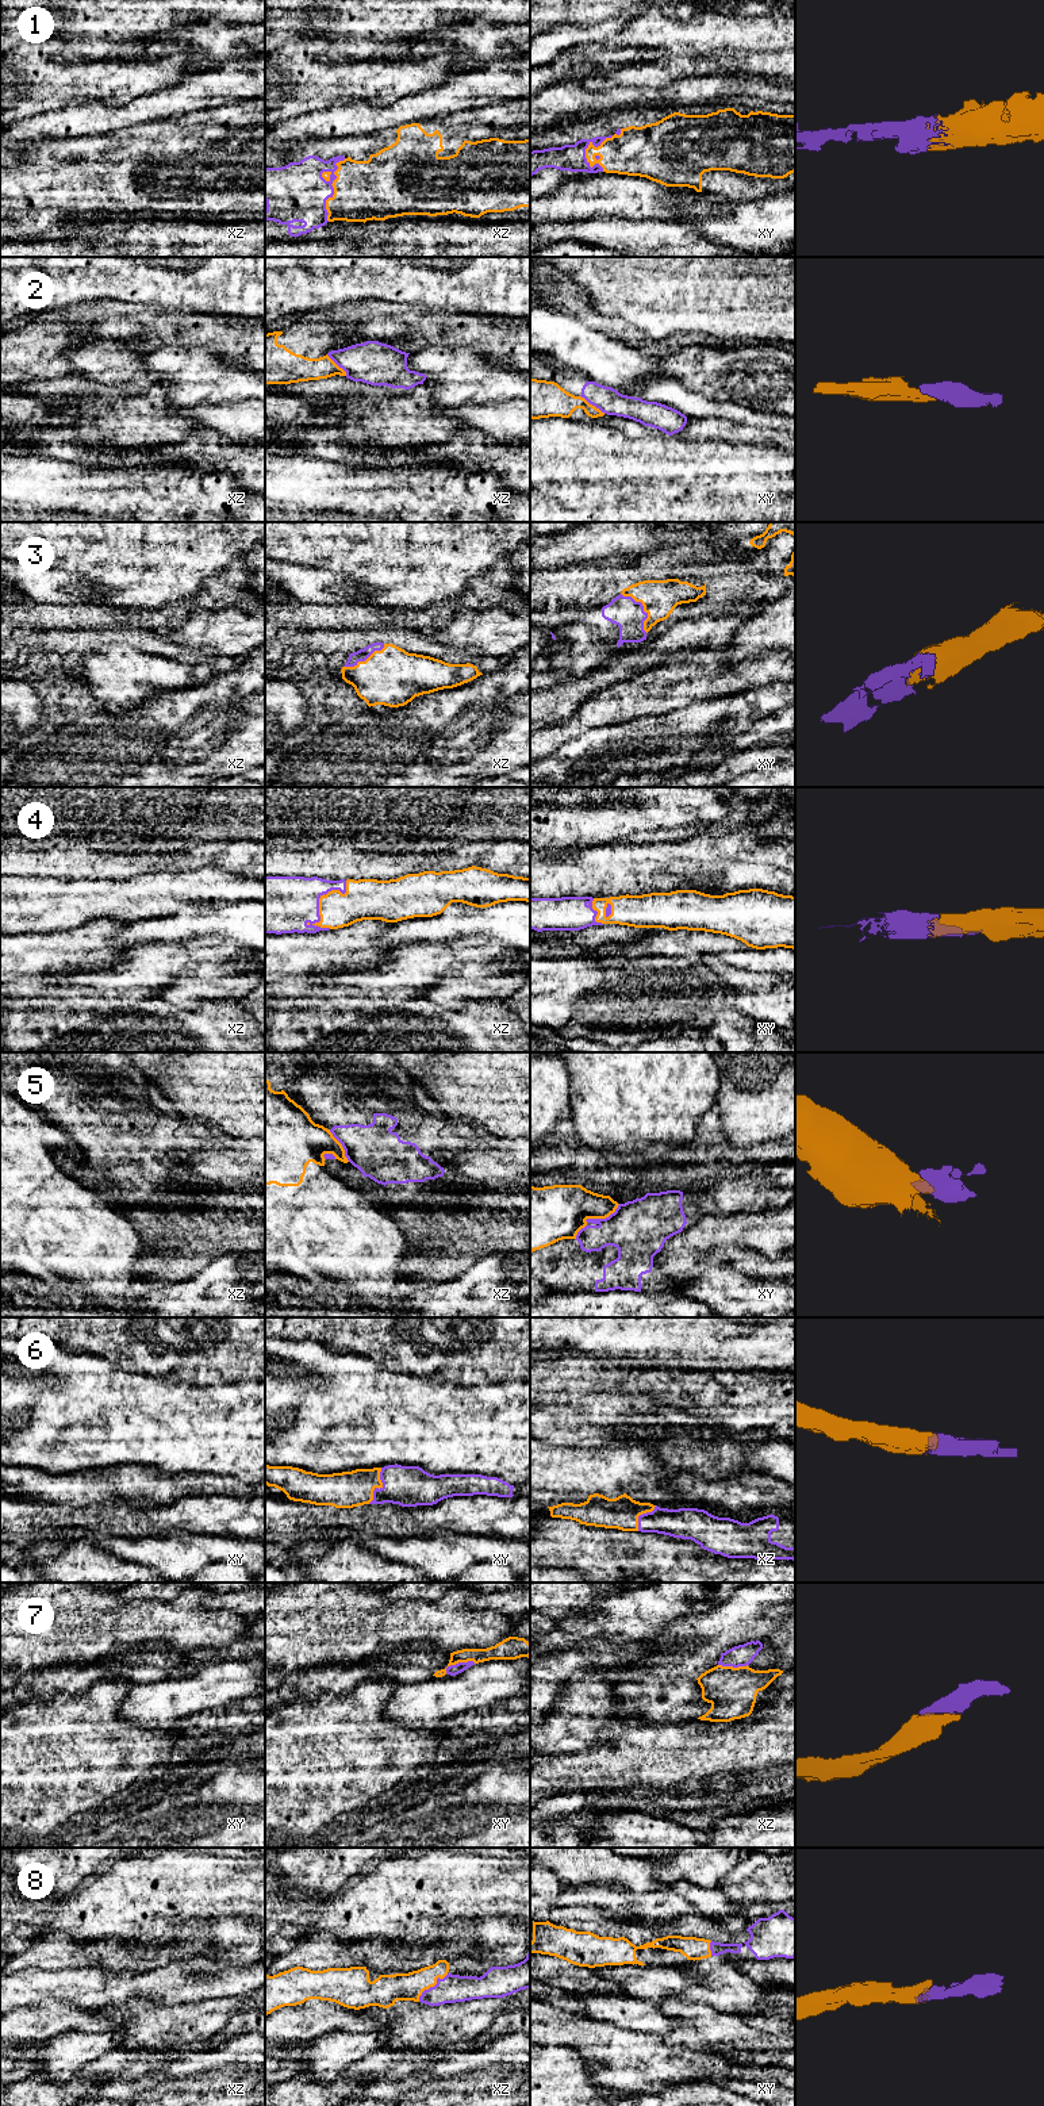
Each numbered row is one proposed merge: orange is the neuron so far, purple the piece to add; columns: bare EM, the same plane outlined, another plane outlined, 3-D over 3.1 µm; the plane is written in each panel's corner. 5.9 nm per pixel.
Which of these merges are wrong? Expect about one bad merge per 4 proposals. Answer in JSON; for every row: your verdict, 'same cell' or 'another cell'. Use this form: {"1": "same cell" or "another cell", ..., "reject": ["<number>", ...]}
{"1": "same cell", "2": "another cell", "3": "same cell", "4": "same cell", "5": "another cell", "6": "same cell", "7": "same cell", "8": "same cell", "reject": ["2", "5"]}

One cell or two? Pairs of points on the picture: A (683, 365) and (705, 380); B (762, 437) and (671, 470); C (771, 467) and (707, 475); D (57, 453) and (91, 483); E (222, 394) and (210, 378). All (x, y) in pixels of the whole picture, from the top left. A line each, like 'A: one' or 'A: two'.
A: one
B: two
C: one
D: two
E: one

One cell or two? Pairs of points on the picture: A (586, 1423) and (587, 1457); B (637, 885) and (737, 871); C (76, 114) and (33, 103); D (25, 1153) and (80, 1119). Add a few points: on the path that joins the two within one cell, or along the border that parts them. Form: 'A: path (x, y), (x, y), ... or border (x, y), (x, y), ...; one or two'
A: border (563, 1445), (611, 1446); two
B: path (661, 867), (668, 863), (713, 863); one
C: border (62, 106), (27, 116); two
D: border (38, 1109), (50, 1123), (64, 1130); two

